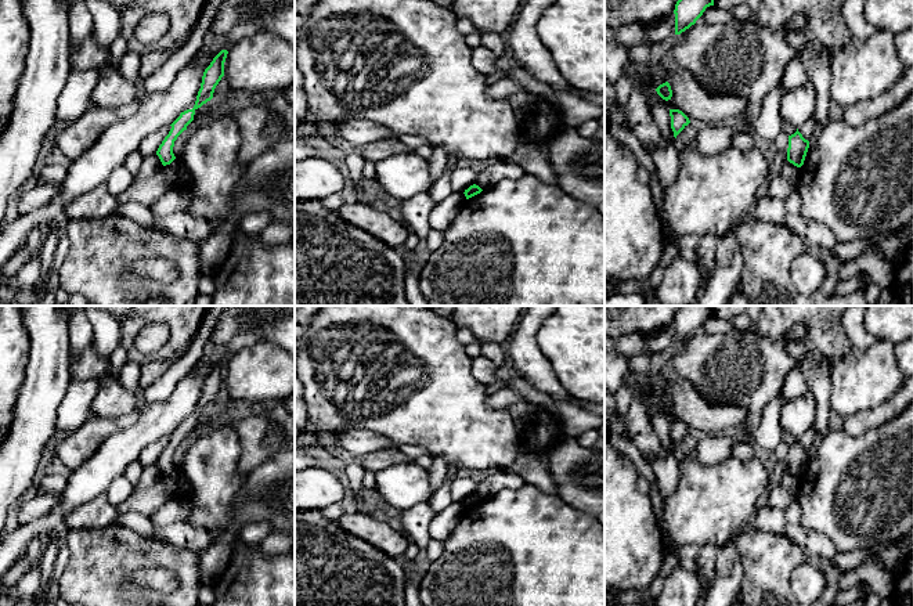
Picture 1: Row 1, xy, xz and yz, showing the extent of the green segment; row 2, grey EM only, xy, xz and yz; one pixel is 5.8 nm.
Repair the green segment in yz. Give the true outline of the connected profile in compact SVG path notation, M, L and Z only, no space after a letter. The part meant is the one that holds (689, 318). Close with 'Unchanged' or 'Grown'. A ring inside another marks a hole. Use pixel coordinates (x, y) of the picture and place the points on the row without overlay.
M682 306L675 314L675 345L681 345L714 315L714 306Z. Unchanged

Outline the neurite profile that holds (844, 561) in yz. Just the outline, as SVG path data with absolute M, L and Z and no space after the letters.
M855 549L852 552L837 552L830 560L837 569L845 571L855 570L863 564L867 559L873 559L877 566L885 569L880 555L870 555L867 549Z

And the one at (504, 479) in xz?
M504 469L477 483L474 494L486 499L501 490L517 490L523 483L520 475Z

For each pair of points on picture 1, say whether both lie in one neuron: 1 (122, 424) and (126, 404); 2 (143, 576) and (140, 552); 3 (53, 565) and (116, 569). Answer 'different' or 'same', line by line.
1: different
2: different
3: different

